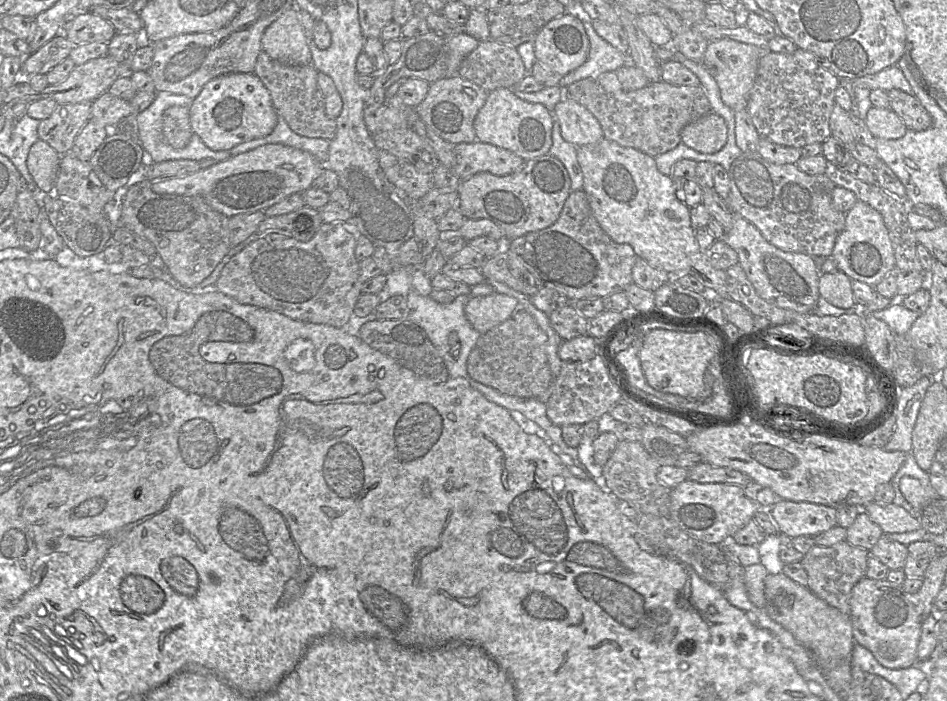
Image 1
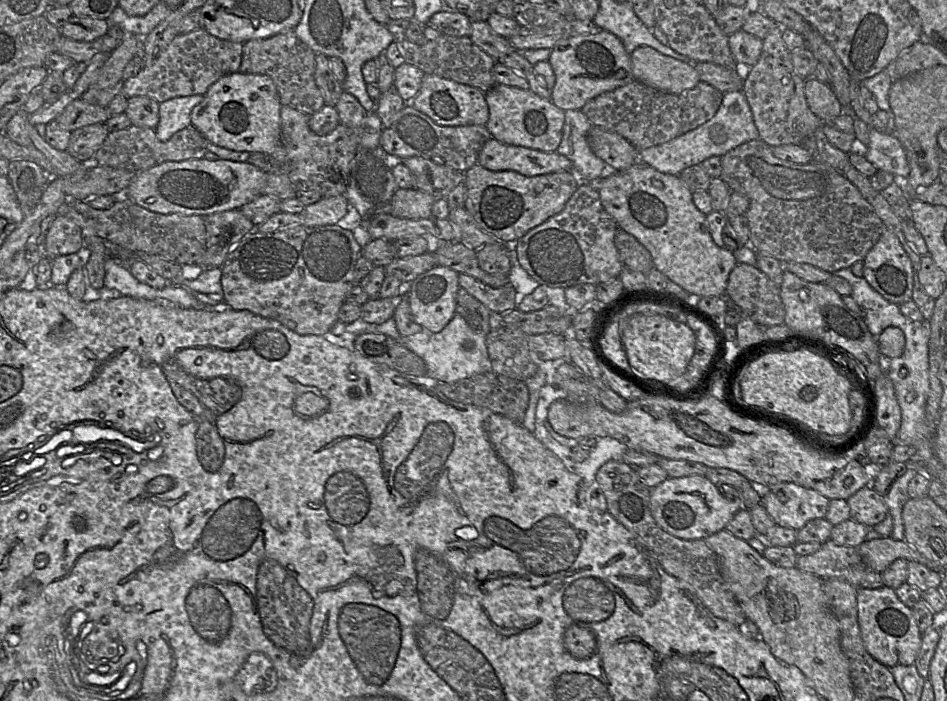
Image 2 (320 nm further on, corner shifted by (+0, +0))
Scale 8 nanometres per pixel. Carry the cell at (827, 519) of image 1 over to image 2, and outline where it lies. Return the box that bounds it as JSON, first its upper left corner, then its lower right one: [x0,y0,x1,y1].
[761,483,829,530]

